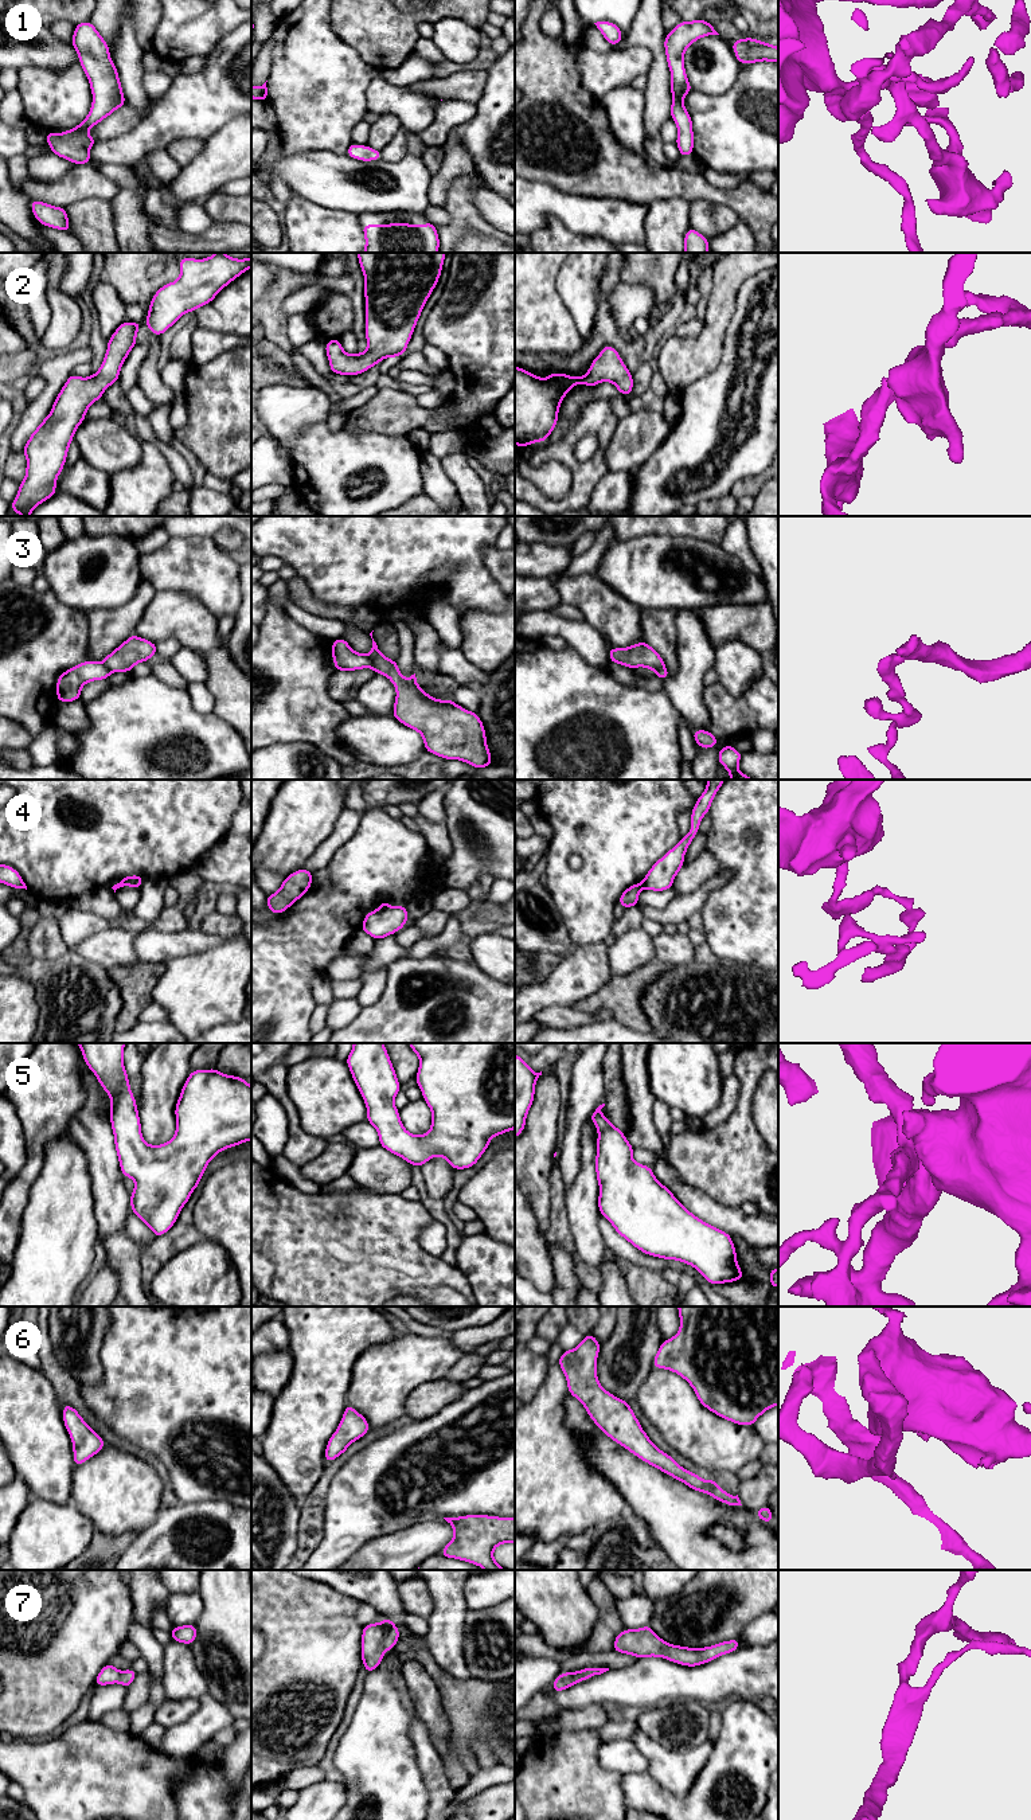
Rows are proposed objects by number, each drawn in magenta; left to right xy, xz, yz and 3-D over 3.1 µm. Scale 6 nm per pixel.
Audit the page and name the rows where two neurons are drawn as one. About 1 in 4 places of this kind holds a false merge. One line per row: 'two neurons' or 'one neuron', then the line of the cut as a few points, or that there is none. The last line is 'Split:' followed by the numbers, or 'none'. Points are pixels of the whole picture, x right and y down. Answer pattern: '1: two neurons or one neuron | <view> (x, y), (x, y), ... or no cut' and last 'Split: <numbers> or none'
1: one neuron | no cut
2: one neuron | no cut
3: two neurons | xz (366, 656), (371, 667)
4: two neurons | yz (640, 882), (643, 886)
5: one neuron | no cut
6: one neuron | no cut
7: one neuron | no cut
Split: 3, 4

